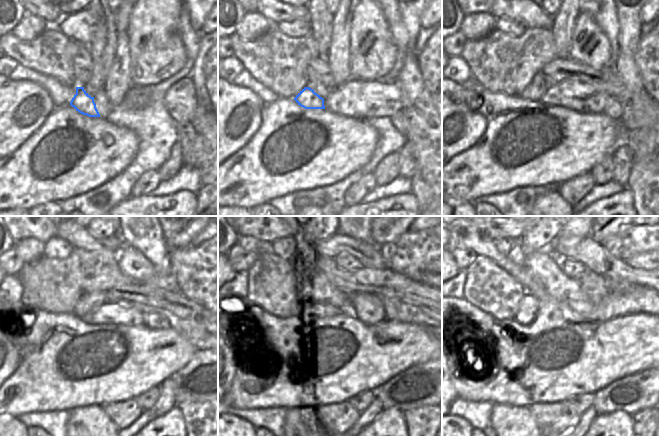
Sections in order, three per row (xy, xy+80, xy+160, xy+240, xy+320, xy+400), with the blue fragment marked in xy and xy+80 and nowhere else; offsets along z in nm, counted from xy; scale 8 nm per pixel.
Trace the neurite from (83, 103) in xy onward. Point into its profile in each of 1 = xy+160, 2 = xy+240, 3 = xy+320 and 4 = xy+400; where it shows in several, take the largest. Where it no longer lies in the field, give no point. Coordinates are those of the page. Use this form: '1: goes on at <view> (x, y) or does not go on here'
1: goes on at xy+160 (534, 91)
2: goes on at xy+240 (89, 302)
3: goes on at xy+320 (315, 287)
4: goes on at xy+400 (630, 300)

